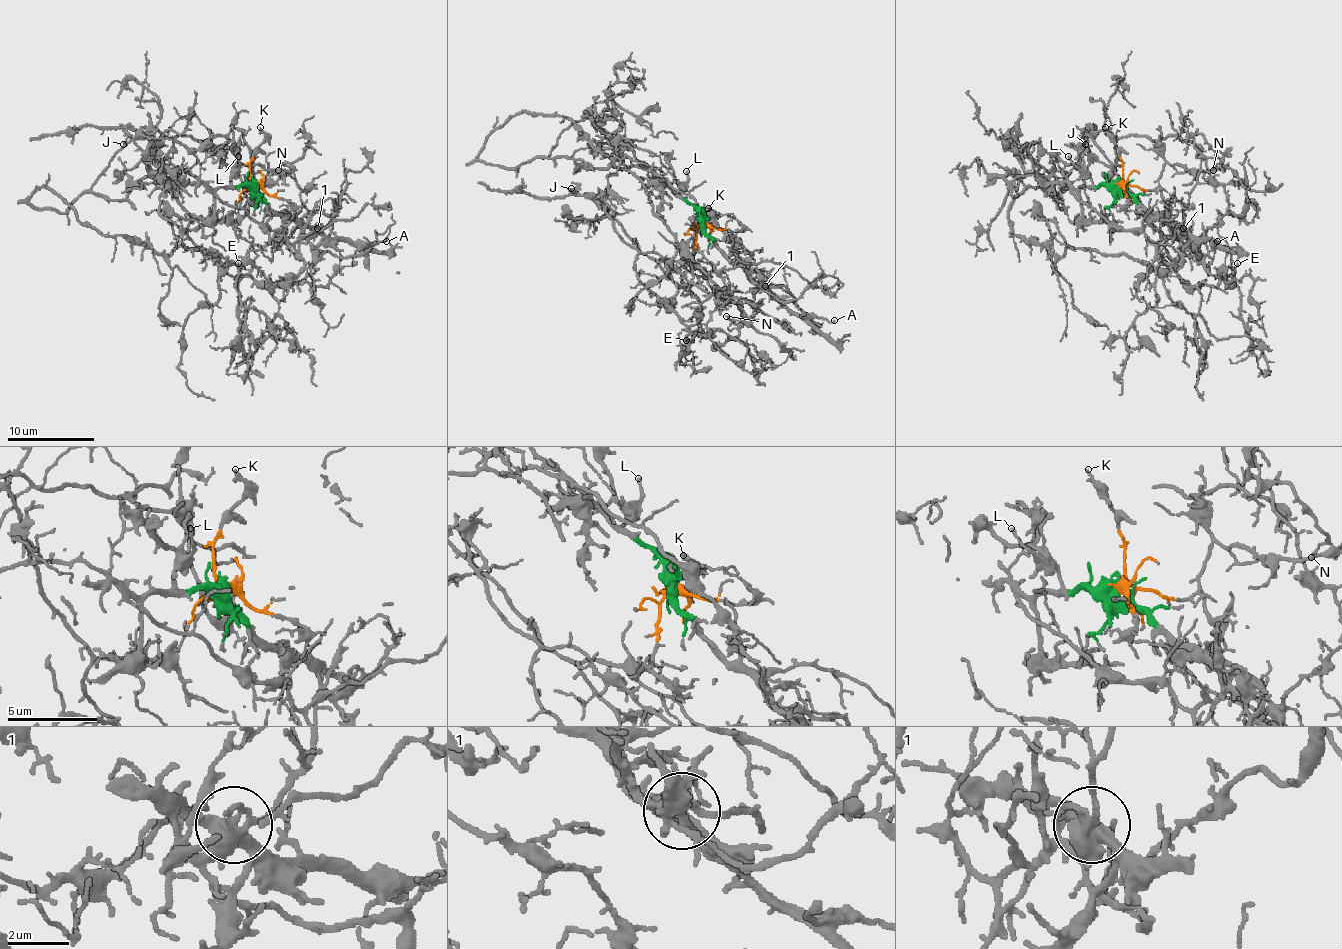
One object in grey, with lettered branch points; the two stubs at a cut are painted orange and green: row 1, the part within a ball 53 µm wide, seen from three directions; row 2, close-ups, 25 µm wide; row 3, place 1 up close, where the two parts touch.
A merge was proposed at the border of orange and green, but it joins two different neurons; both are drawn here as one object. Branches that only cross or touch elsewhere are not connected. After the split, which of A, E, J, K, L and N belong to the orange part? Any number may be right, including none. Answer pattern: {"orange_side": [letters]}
{"orange_side": ["E", "J", "K", "N"]}

